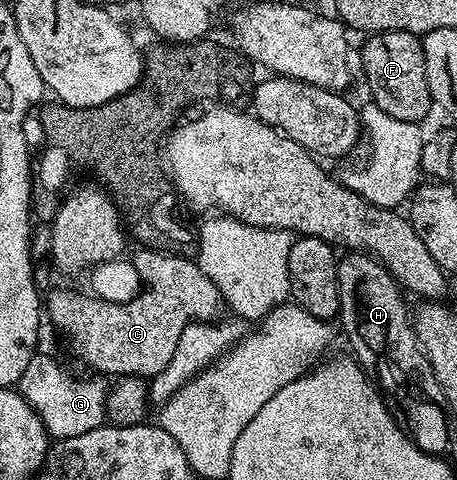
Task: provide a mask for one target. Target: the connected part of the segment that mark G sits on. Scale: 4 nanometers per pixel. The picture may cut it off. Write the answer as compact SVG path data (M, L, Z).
M35 353L32 361L28 361L24 373L20 373L16 390L24 397L24 401L28 401L28 405L38 414L40 421L46 424L47 436L54 441L80 437L80 433L88 433L92 429L103 426L108 419L107 380L102 377L77 379L76 376L69 375L52 356L42 354Z

